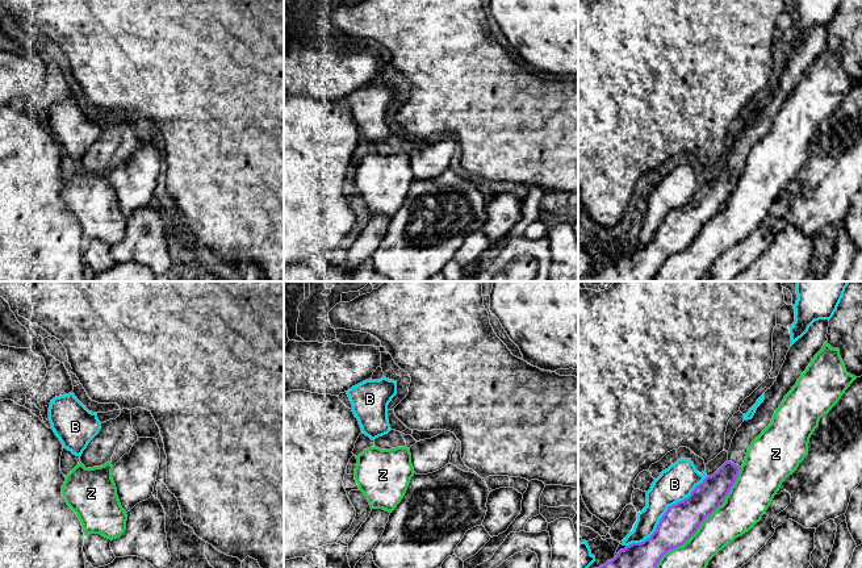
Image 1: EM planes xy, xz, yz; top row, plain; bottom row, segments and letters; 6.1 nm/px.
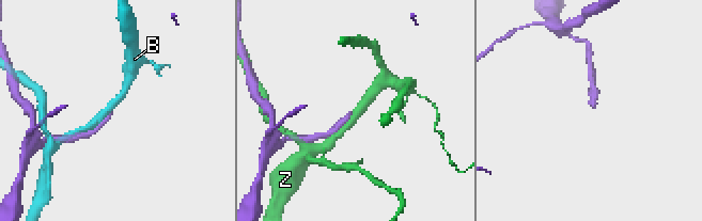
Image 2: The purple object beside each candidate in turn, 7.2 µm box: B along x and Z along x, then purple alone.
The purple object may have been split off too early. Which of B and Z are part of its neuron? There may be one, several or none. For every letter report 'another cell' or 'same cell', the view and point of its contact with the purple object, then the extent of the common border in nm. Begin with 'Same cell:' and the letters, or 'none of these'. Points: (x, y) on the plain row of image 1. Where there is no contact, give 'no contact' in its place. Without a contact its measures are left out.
Same cell: none of these
B: another cell; contact yz (665, 218); length 650 nm
Z: another cell; contact yz (682, 250); length 600 nm

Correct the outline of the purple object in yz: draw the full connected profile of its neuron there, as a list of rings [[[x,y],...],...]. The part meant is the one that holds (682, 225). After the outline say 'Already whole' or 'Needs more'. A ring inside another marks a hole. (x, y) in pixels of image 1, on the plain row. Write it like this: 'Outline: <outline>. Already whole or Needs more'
Outline: [[[829,25],[815,26],[790,53],[777,85],[765,97],[763,108],[757,113],[753,124],[744,125],[737,134],[727,156],[728,166],[696,191],[687,204],[669,212],[648,245],[627,251],[602,272],[582,276],[578,281],[650,281],[666,258],[683,251],[690,245],[728,201],[749,151],[770,130],[784,101],[828,46],[828,32]]]. Needs more

